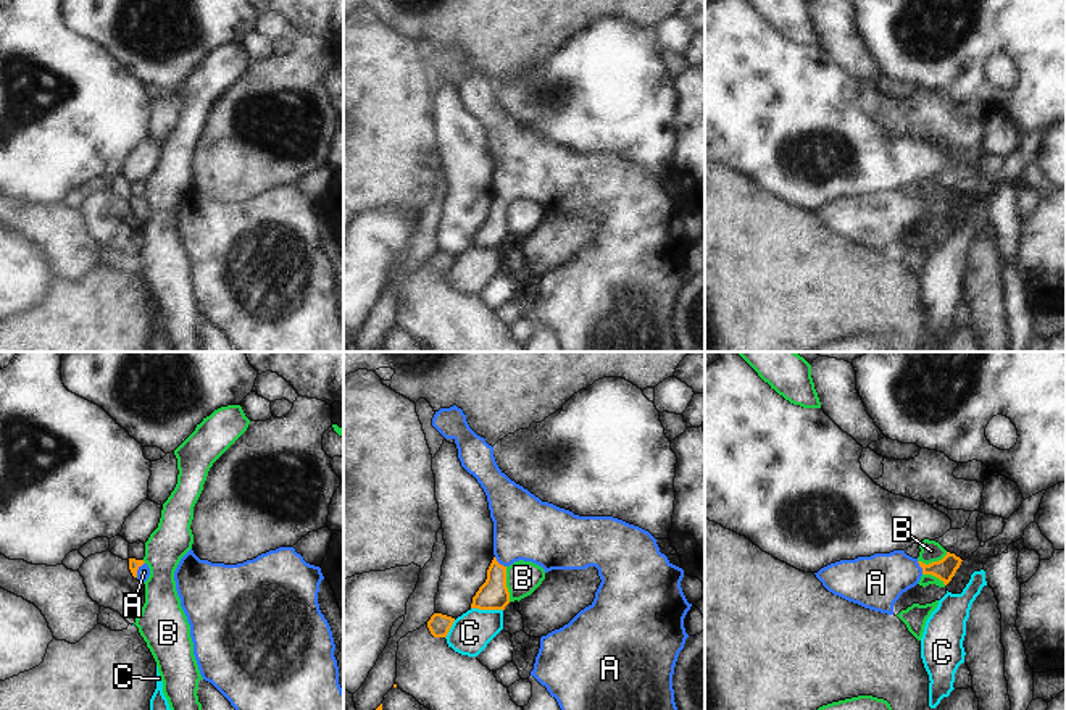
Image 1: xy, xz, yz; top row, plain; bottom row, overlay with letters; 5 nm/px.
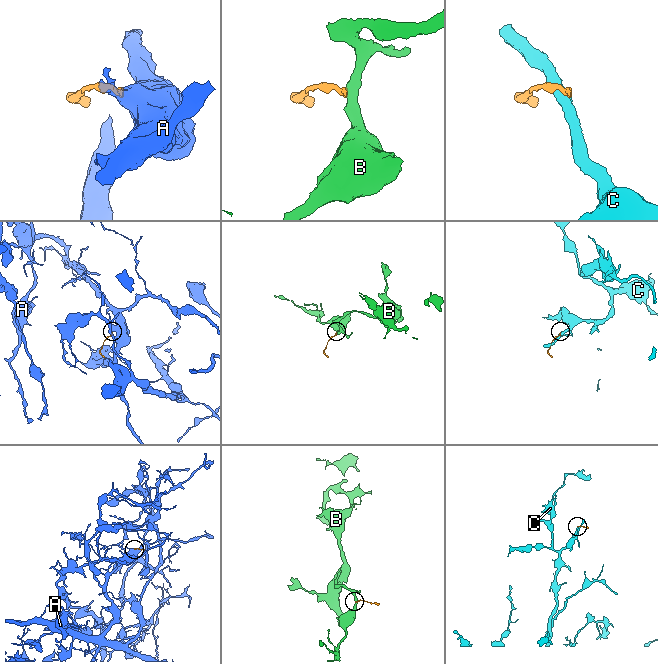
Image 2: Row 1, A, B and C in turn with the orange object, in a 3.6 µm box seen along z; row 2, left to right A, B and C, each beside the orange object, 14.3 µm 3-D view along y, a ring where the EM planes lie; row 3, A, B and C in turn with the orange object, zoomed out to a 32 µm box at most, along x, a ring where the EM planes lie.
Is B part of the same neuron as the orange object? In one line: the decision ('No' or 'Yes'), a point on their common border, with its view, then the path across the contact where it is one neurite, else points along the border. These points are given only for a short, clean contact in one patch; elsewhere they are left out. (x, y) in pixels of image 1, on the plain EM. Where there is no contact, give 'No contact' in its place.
No. Touches orange at xz (505, 223). Boundary: xz (505, 205), (505, 225), (510, 239)

